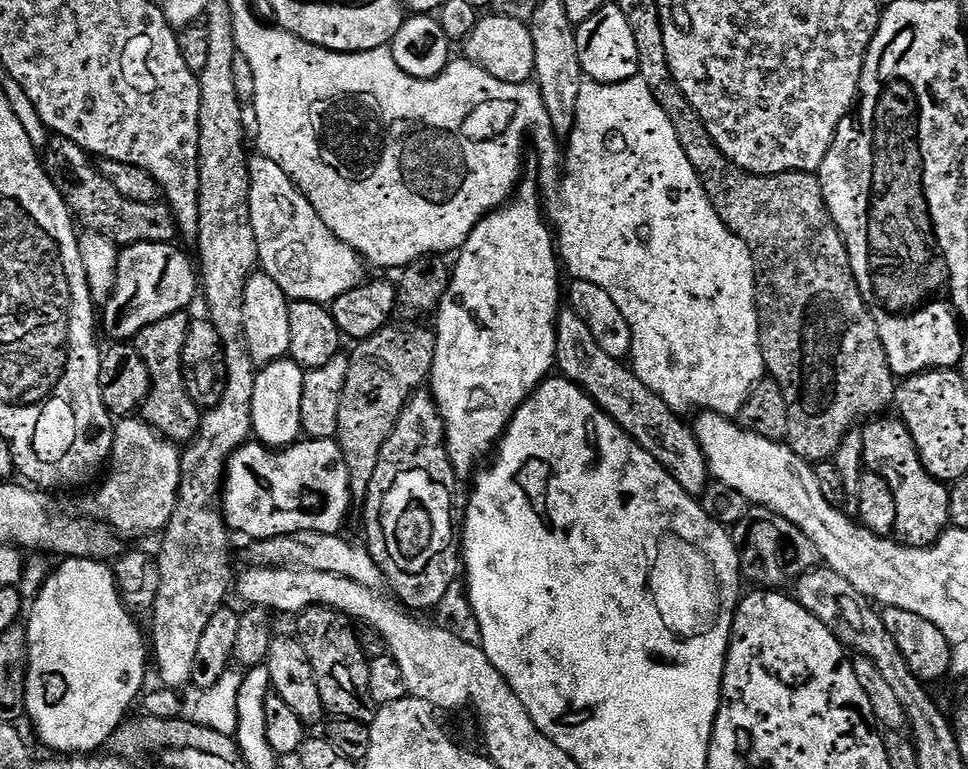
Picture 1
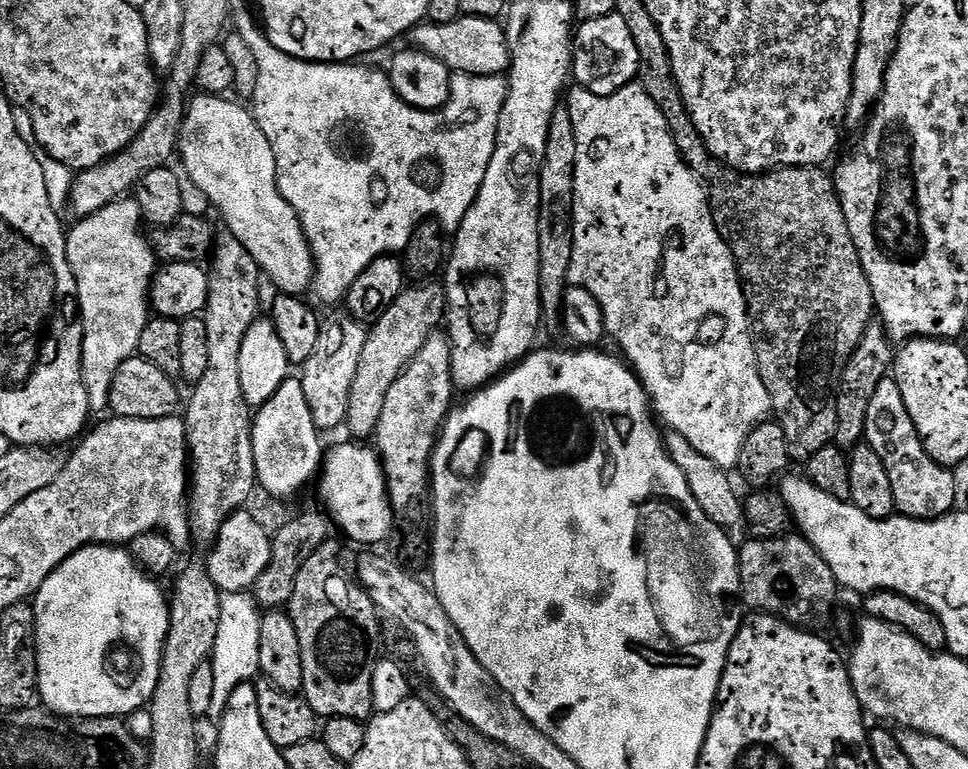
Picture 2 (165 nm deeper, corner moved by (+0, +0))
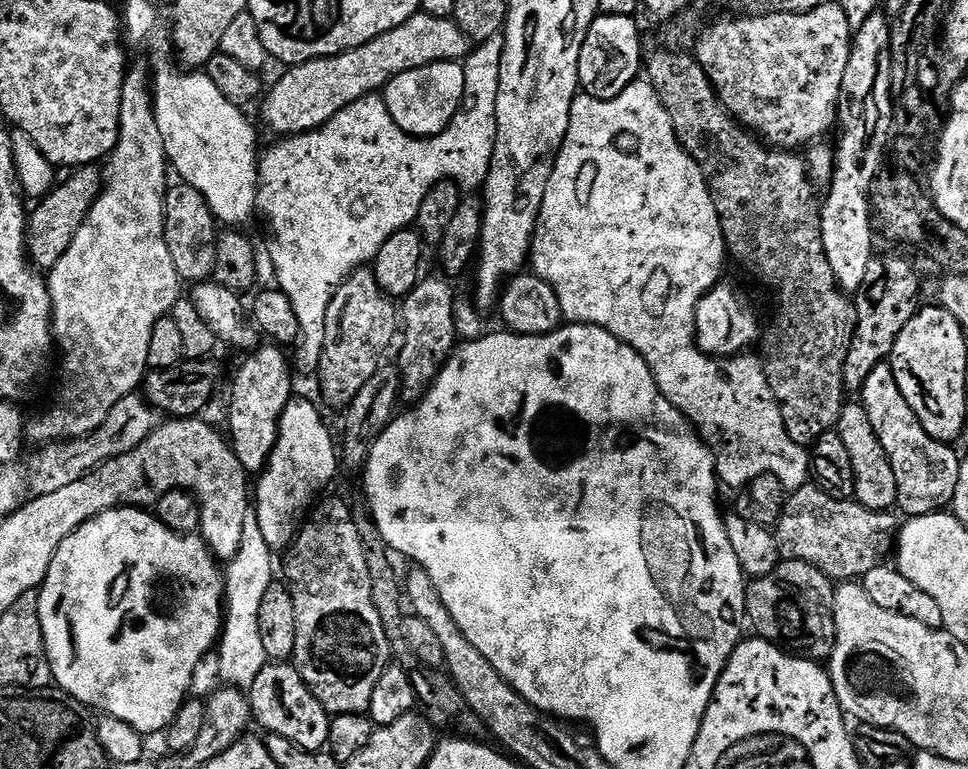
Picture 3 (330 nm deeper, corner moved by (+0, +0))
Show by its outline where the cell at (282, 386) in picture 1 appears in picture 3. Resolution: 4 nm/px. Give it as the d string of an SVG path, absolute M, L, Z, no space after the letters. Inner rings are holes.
M289 400L286 410L282 410L274 450L268 465L259 473L260 485L254 488L259 529L273 553L291 548L301 530L302 517L320 496L319 492L335 478L336 468L338 472L338 444L335 439L332 441L332 432L324 425L323 414L308 400Z

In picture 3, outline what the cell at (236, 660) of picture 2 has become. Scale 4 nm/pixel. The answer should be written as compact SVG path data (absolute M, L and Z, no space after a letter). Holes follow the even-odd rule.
M250 504L242 522L238 554L227 563L224 570L224 623L215 656L217 655L216 668L224 679L221 681L227 687L252 689L254 678L258 678L264 665L269 663L266 650L262 646L262 633L258 631L258 610L262 606L262 597L274 582L272 559L272 551L259 529L257 510L255 505Z

